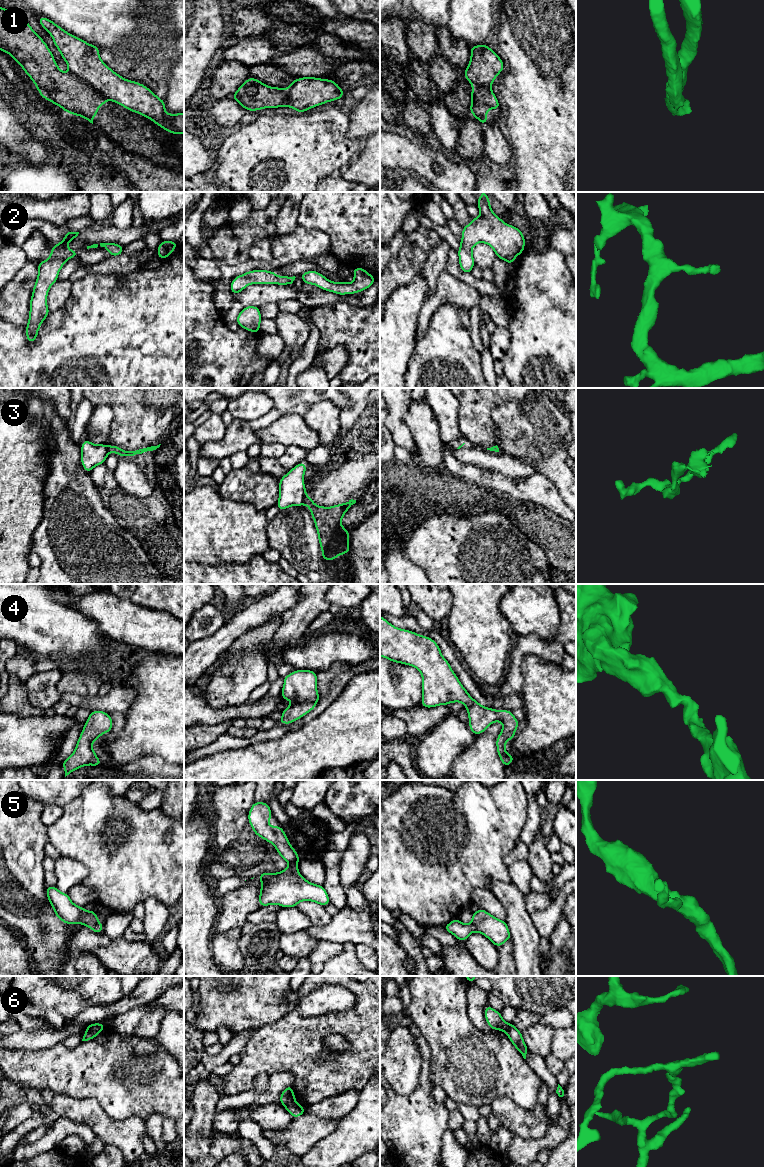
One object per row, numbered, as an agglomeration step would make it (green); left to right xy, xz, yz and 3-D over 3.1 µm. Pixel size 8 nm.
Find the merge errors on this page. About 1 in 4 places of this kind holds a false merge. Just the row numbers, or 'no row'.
1, 3, 6

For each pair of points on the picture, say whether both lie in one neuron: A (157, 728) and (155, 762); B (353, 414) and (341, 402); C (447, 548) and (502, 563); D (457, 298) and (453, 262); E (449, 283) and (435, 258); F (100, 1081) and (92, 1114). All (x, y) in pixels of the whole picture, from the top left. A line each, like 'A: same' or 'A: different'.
A: different
B: different
C: same
D: different
E: different
F: different

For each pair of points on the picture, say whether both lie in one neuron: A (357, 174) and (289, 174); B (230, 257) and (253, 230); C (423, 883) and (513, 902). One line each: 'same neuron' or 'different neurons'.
A: different neurons
B: same neuron
C: different neurons

